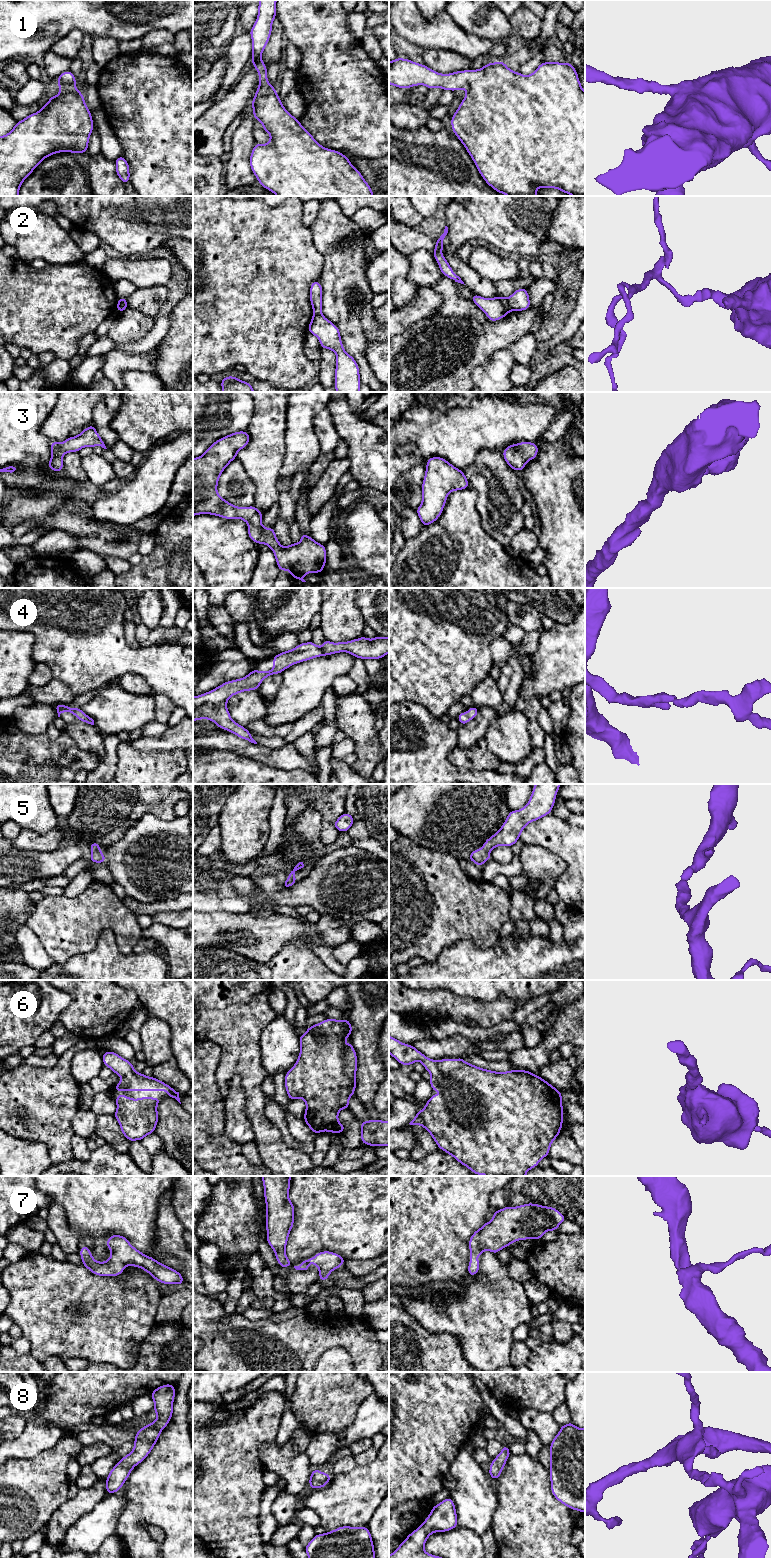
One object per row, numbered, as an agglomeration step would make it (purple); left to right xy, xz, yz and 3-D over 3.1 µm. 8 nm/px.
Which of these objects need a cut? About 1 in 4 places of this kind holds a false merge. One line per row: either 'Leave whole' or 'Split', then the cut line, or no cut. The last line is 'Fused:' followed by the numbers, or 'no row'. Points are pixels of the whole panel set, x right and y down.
1: Leave whole. No split
2: Split. Split along yz (506, 298), (511, 309)
3: Leave whole. No split
4: Leave whole. No split
5: Leave whole. No split
6: Leave whole. No split
7: Leave whole. No split
8: Leave whole. No split
Fused: 2

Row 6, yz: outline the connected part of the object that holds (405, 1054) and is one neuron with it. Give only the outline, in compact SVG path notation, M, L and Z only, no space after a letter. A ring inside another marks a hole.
M389 1035L389 1053L395 1058L400 1065L412 1065L415 1061L420 1061L425 1070L427 1070L431 1078L429 1080L431 1089L434 1091L446 1091L447 1095L432 1095L421 1111L417 1111L414 1119L409 1123L410 1125L423 1126L435 1140L439 1149L453 1156L459 1163L469 1168L476 1175L487 1175L487 1176L526 1176L528 1170L538 1166L539 1161L549 1156L549 1149L553 1141L560 1134L563 1125L563 1105L562 1105L562 1093L549 1084L546 1080L540 1076L535 1075L527 1070L510 1070L506 1072L495 1072L488 1069L483 1069L467 1063L463 1058L458 1057L456 1060L451 1059L429 1059L413 1045L408 1045L400 1042L394 1037Z

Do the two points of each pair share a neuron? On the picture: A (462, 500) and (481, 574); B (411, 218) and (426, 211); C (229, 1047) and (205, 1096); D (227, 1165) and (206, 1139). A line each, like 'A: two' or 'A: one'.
A: one
B: two
C: two
D: one

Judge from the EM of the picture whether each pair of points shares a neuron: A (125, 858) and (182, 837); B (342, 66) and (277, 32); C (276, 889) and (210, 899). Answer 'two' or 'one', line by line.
A: one
B: two
C: one

